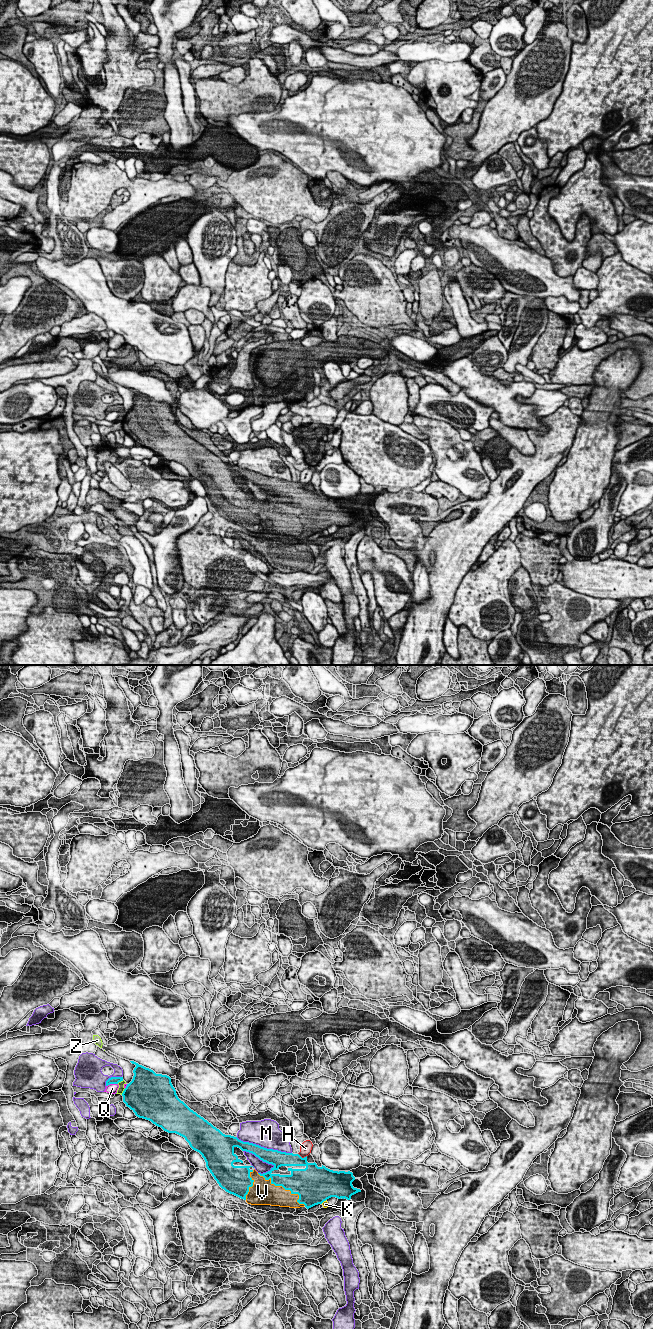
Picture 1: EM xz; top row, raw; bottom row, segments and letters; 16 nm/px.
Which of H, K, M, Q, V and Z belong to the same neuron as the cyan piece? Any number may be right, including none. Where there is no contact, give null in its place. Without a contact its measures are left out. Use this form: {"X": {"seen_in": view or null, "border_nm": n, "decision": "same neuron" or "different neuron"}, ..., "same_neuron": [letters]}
{"H": {"seen_in": "xz", "border_nm": 150, "decision": "different neuron"}, "K": {"seen_in": "xz", "border_nm": 120, "decision": "different neuron"}, "M": {"seen_in": "xz", "border_nm": 950, "decision": "different neuron"}, "Q": {"seen_in": "xz", "border_nm": 200, "decision": "different neuron"}, "V": {"seen_in": "xz", "border_nm": 950, "decision": "same neuron"}, "Z": {"seen_in": "xz", "border_nm": 130, "decision": "different neuron"}, "same_neuron": ["V"]}

